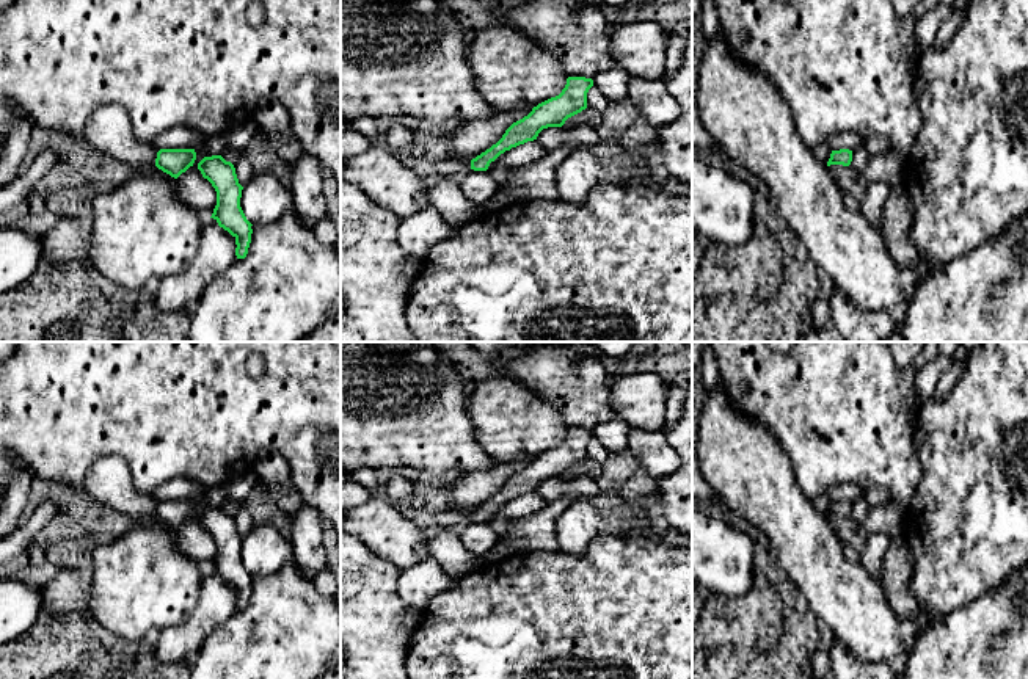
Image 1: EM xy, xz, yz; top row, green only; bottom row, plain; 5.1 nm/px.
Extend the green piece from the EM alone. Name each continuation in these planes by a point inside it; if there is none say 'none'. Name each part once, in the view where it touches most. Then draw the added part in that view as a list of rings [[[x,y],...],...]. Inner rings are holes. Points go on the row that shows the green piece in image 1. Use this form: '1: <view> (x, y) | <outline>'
none

